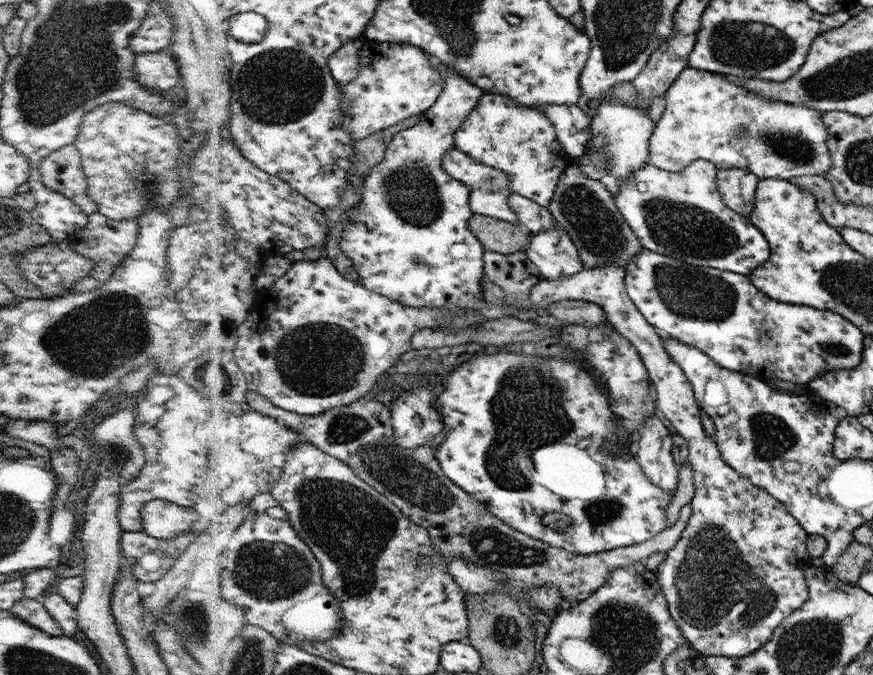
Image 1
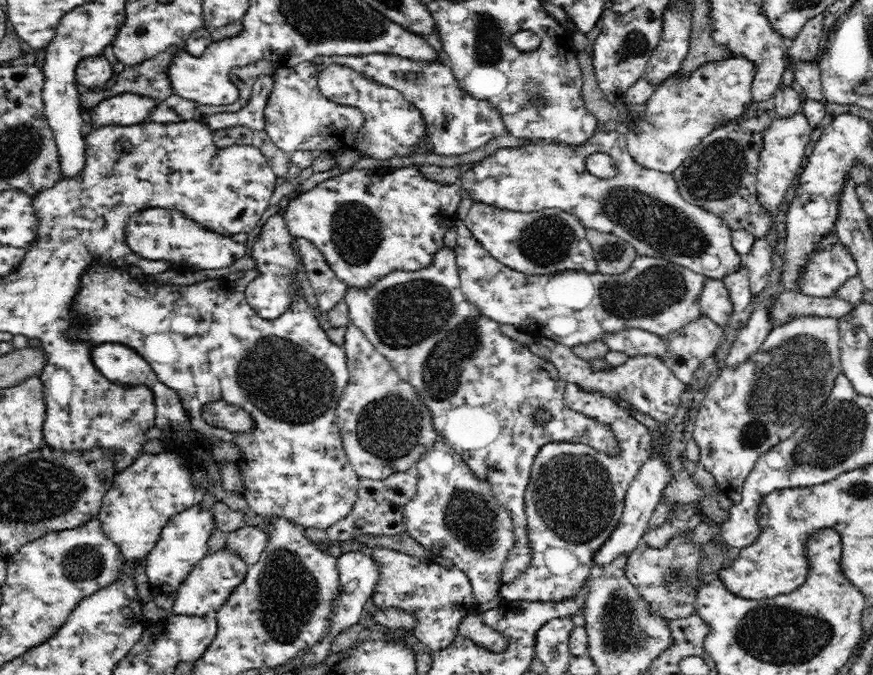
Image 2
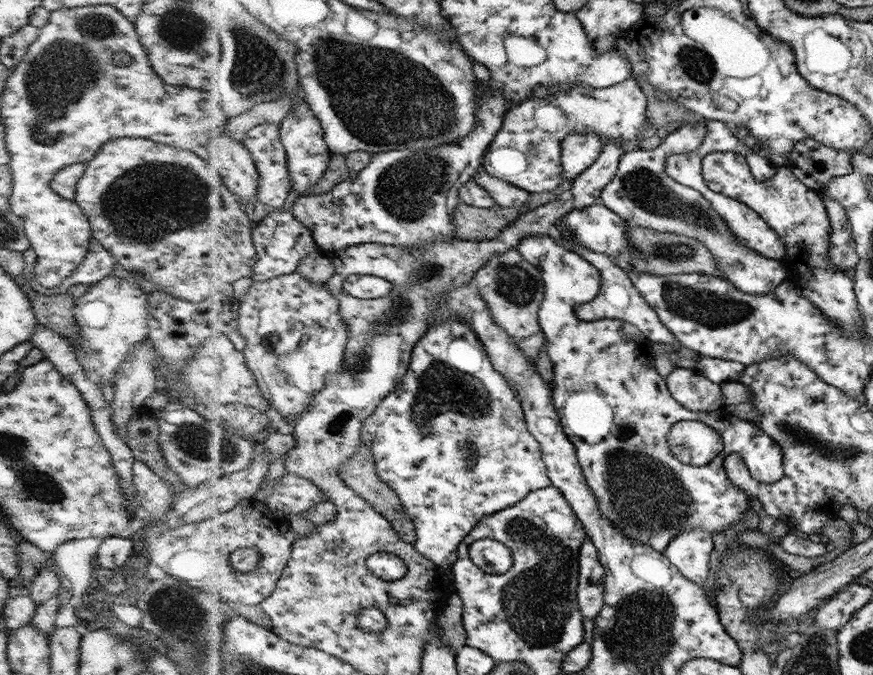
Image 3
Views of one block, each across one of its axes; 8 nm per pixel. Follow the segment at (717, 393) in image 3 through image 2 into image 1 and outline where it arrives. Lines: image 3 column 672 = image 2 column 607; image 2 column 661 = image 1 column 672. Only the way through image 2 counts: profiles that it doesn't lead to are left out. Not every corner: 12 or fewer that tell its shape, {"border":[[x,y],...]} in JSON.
{"border":[[616,264],[527,304],[598,304],[688,441],[692,516],[656,570],[705,657],[748,657],[807,602],[809,540],[738,474]]}

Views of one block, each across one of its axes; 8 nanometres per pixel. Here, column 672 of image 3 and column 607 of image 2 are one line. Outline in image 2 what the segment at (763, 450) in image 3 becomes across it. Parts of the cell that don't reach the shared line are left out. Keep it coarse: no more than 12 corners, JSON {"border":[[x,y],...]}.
{"border":[[604,391],[564,404],[617,453],[549,442],[525,492],[527,567],[504,601],[574,601],[651,432]]}

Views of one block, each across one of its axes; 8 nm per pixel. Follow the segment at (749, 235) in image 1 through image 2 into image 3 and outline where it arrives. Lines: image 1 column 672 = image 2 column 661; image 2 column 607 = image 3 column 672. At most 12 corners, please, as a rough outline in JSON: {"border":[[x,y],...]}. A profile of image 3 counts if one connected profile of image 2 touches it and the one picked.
{"border":[[704,119],[625,151],[602,203],[628,224],[700,240],[722,278],[772,294],[785,265],[749,250],[701,191],[665,170]]}

